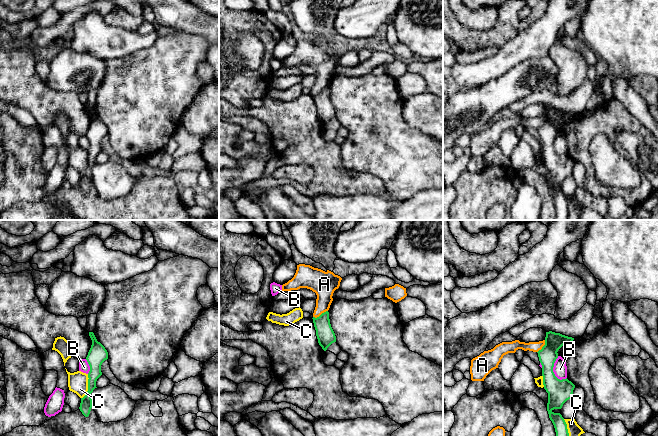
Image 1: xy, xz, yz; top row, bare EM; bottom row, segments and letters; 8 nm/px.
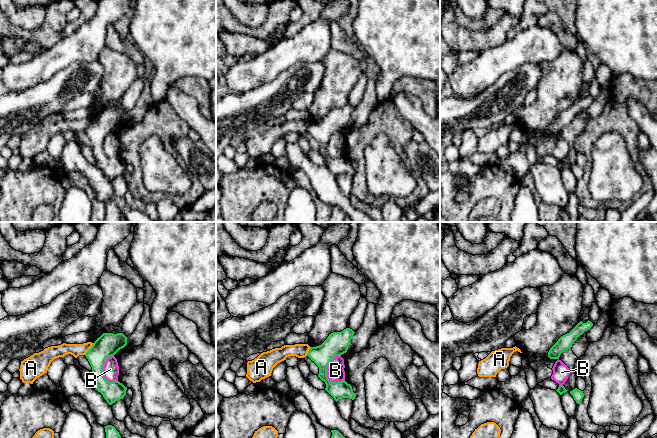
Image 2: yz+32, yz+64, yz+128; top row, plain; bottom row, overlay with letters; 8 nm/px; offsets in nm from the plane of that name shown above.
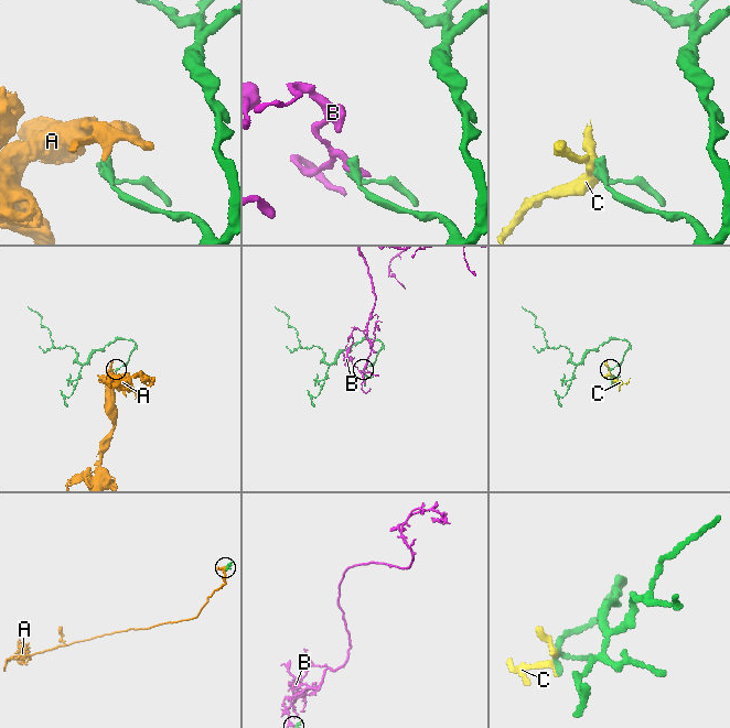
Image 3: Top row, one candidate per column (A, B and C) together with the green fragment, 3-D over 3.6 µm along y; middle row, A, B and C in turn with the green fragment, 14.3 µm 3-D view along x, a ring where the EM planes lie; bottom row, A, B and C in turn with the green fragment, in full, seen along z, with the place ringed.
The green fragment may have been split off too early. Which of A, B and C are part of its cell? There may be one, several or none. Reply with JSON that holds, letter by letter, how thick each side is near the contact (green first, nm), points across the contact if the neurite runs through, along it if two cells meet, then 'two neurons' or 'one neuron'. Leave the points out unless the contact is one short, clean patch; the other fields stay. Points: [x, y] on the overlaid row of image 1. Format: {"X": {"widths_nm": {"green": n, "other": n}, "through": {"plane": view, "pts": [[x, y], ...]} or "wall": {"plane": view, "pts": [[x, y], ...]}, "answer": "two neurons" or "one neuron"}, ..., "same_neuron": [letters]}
{"A": {"widths_nm": {"green": 140, "other": 200}, "wall": {"plane": "xz", "pts": [[327, 310], [313, 317]]}, "answer": "two neurons"}, "B": {"widths_nm": {"green": 190, "other": 110}, "wall": {"plane": "yz", "pts": [[558, 356], [554, 363], [553, 373], [561, 380]]}, "answer": "two neurons"}, "C": {"widths_nm": {"green": 150, "other": 160}, "answer": "two neurons"}, "same_neuron": []}

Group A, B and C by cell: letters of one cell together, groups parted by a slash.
A / B / C

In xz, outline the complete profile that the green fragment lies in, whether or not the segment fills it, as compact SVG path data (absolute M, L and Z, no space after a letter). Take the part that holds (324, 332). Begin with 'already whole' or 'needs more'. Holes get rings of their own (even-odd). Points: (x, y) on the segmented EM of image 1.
already whole | M329 312L322 313L319 317L313 317L313 323L316 330L316 336L319 345L324 351L334 342L336 342L335 333L331 327Z

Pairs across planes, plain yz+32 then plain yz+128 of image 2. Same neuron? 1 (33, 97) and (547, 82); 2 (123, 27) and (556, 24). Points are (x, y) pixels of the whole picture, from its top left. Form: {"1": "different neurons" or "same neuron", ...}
{"1": "different neurons", "2": "different neurons"}

